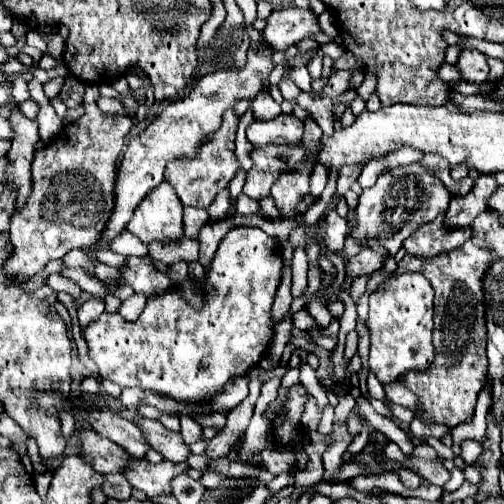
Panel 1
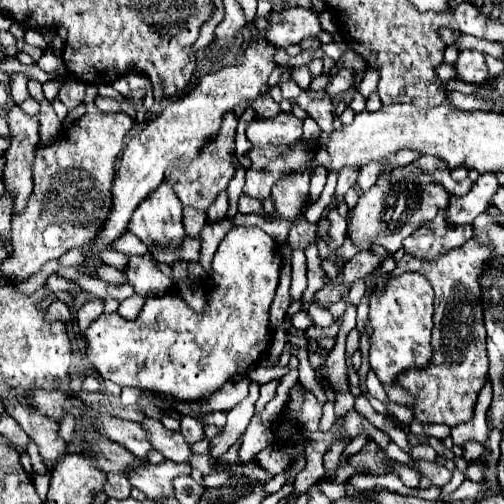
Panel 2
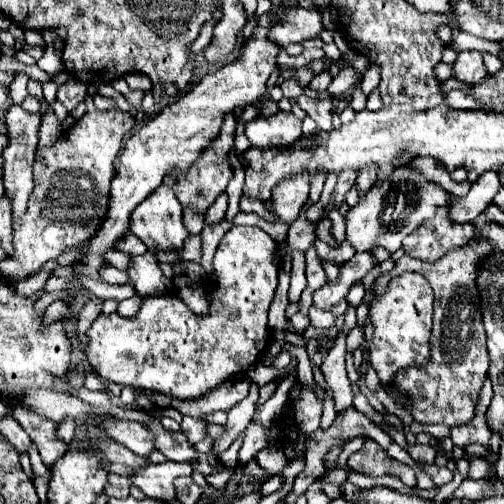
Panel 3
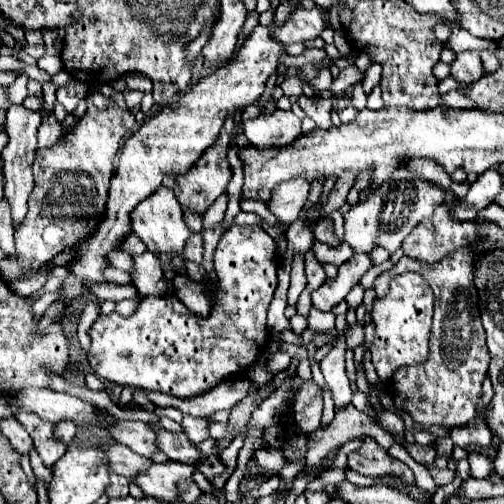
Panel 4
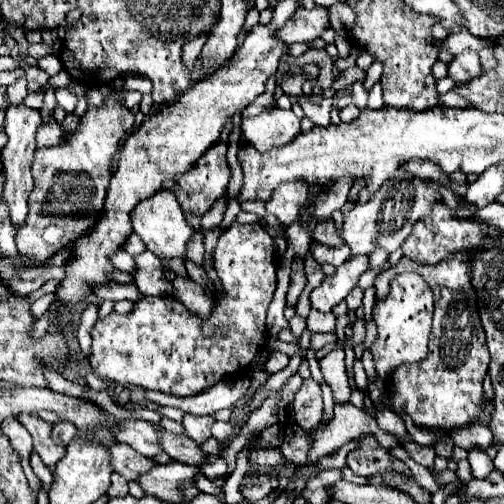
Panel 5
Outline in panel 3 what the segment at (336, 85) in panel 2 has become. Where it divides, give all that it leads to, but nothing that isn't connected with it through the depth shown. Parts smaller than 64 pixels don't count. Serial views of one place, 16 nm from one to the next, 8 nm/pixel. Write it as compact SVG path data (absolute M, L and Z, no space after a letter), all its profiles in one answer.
M352 66L350 68L344 68L344 70L340 70L338 76L332 78L332 84L330 84L328 92L332 94L332 98L336 98L336 96L344 94L346 90L350 90L360 80L362 80L362 74L356 68L352 68Z

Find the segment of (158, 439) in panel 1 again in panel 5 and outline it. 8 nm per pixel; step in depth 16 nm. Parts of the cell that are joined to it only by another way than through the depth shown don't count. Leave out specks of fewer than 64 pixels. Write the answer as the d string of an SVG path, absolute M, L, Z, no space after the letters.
M164 432L160 446L172 460L186 462L186 464L192 464L196 468L202 468L208 464L208 454L200 448L198 442L194 442L192 438L184 436L184 434Z

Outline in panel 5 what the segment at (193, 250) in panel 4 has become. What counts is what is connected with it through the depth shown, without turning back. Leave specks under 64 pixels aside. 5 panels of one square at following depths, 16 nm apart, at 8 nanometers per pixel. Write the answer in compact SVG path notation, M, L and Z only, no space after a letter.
M196 232L196 234L192 236L192 240L190 240L190 244L188 244L186 258L192 260L194 264L202 266L202 264L204 264L204 254L206 254L206 250L204 250L204 236L202 236L200 232Z

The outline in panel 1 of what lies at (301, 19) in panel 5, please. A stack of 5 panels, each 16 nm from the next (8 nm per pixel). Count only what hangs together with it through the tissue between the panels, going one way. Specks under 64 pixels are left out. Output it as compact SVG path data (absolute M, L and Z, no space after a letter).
M286 8L274 10L264 28L264 42L276 50L286 50L298 44L302 38L310 38L320 32L318 16L306 8Z

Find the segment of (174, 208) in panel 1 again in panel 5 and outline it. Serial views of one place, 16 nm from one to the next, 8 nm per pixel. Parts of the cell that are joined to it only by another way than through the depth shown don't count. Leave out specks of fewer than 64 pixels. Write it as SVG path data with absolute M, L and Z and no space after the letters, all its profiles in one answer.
M162 188L154 196L142 200L134 208L132 228L142 238L142 242L146 244L146 248L150 252L154 252L156 256L162 256L162 258L182 258L182 260L186 260L186 246L188 246L194 230L188 226L186 216L184 216L180 204L176 204L176 198L172 196L170 190L164 190Z

